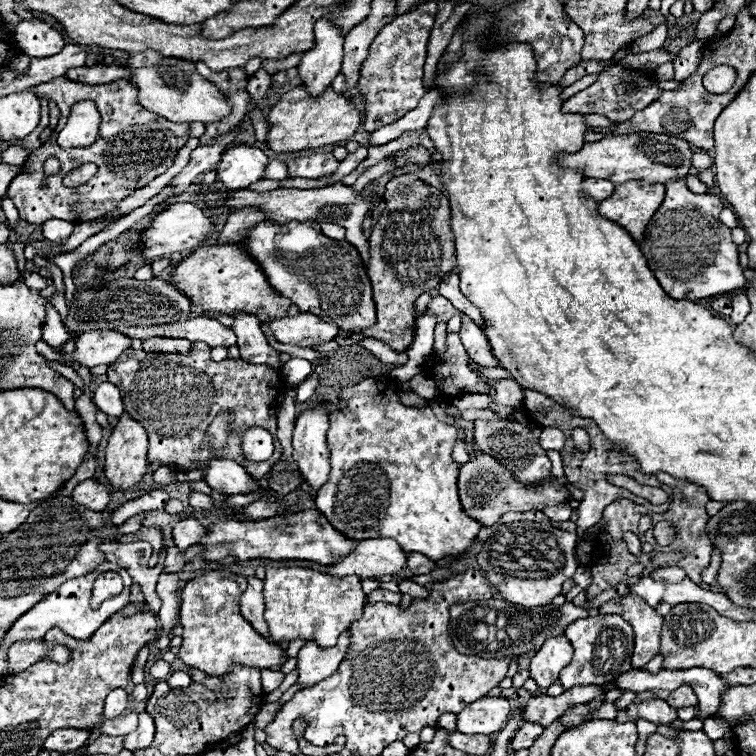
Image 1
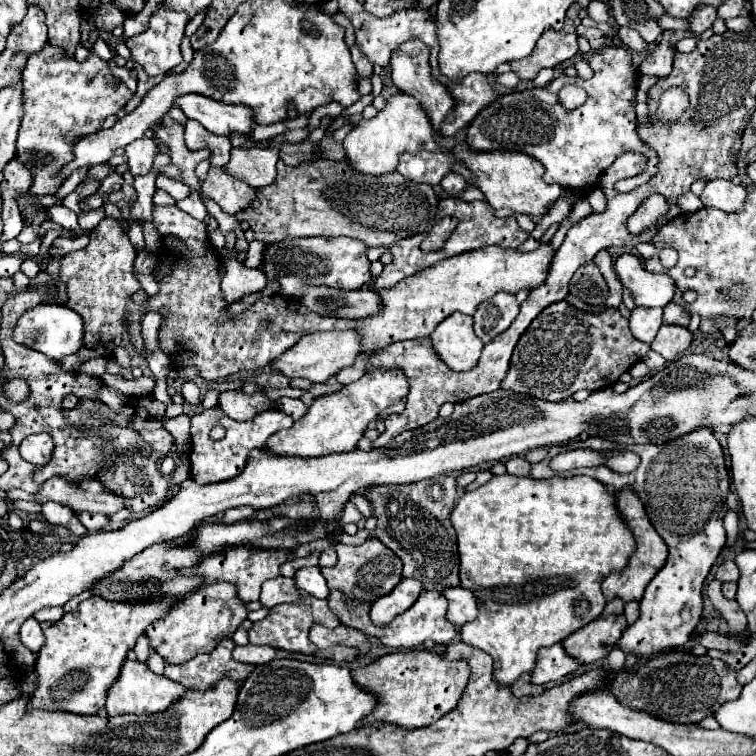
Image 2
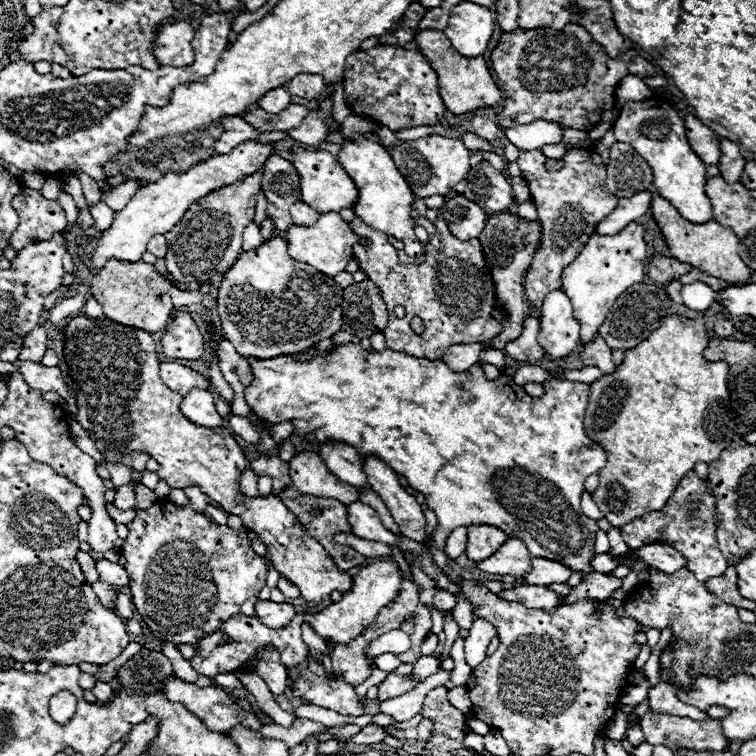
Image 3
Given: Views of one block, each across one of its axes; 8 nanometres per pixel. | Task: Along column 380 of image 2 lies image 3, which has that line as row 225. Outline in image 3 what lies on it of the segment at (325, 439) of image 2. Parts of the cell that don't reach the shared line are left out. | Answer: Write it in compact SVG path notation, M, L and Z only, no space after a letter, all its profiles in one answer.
M358 138L354 142L346 140L338 152L338 162L344 166L344 170L348 172L348 176L354 180L354 184L358 188L358 200L352 206L354 214L364 224L402 240L404 252L408 256L424 254L424 248L414 234L414 220L410 218L410 212L412 212L410 204L414 200L414 194L412 194L410 186L406 184L406 180L402 178L402 174L398 172L398 168L394 166L390 152L384 146L370 142L366 138Z

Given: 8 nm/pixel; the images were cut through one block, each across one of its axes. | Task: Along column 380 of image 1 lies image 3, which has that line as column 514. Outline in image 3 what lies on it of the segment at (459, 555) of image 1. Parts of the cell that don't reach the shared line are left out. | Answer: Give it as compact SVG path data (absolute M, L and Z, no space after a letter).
M348 344L348 346L338 346L338 348L330 348L322 354L318 354L314 360L310 362L296 362L294 356L280 356L280 358L270 358L270 360L256 360L250 358L248 360L252 364L254 370L254 380L250 382L250 386L246 386L244 390L244 398L248 402L248 406L252 410L256 410L258 416L262 416L264 420L270 422L284 422L284 420L292 420L296 432L300 434L310 434L314 432L316 442L326 442L328 438L334 438L338 442L356 446L356 450L364 456L378 456L380 460L384 460L394 472L406 476L410 488L422 492L426 496L426 506L430 510L436 512L438 518L438 526L436 530L430 534L428 542L424 544L428 554L434 560L434 566L438 570L444 570L448 564L448 556L444 552L444 540L450 534L450 530L454 530L459 526L470 526L470 524L490 524L494 528L500 528L508 538L520 538L526 542L528 552L532 556L540 556L546 560L556 560L562 562L566 568L570 568L572 572L580 572L582 580L594 572L590 560L596 556L594 552L594 542L596 542L596 532L598 532L598 524L594 520L590 520L582 508L580 508L580 496L584 490L584 480L590 474L598 474L604 466L606 466L606 450L598 444L594 444L586 432L584 432L584 414L586 414L586 406L588 406L588 396L590 396L590 386L584 382L570 382L570 380L562 380L562 378L550 378L544 384L544 396L540 398L530 398L522 386L518 386L510 376L502 374L496 382L486 380L482 368L476 364L466 372L452 372L442 360L426 360L426 358L414 358L408 356L404 352L396 352L396 350L384 350L384 352L370 352L370 356L366 352L360 350L358 344Z

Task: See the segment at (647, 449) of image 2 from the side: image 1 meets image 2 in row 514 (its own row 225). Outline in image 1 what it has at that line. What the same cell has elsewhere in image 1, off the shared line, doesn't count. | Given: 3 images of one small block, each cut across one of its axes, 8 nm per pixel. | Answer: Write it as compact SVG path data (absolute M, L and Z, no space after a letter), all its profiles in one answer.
M670 180L666 184L666 198L652 216L640 248L668 296L676 300L700 300L746 288L746 278L738 264L738 246L732 242L730 228L718 218L722 208L720 198L692 194L684 180Z

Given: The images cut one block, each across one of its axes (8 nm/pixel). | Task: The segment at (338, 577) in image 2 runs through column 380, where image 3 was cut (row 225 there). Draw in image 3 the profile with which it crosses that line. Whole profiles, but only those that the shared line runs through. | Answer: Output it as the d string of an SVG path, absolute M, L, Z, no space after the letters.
M540 148L520 150L516 160L538 208L538 220L542 222L542 248L536 252L524 278L528 316L534 318L540 318L546 294L562 286L562 270L580 254L584 244L594 234L596 224L618 206L618 196L612 196L606 188L606 166L596 152L570 150L562 156L564 166L560 170L548 170L546 160L548 158Z

